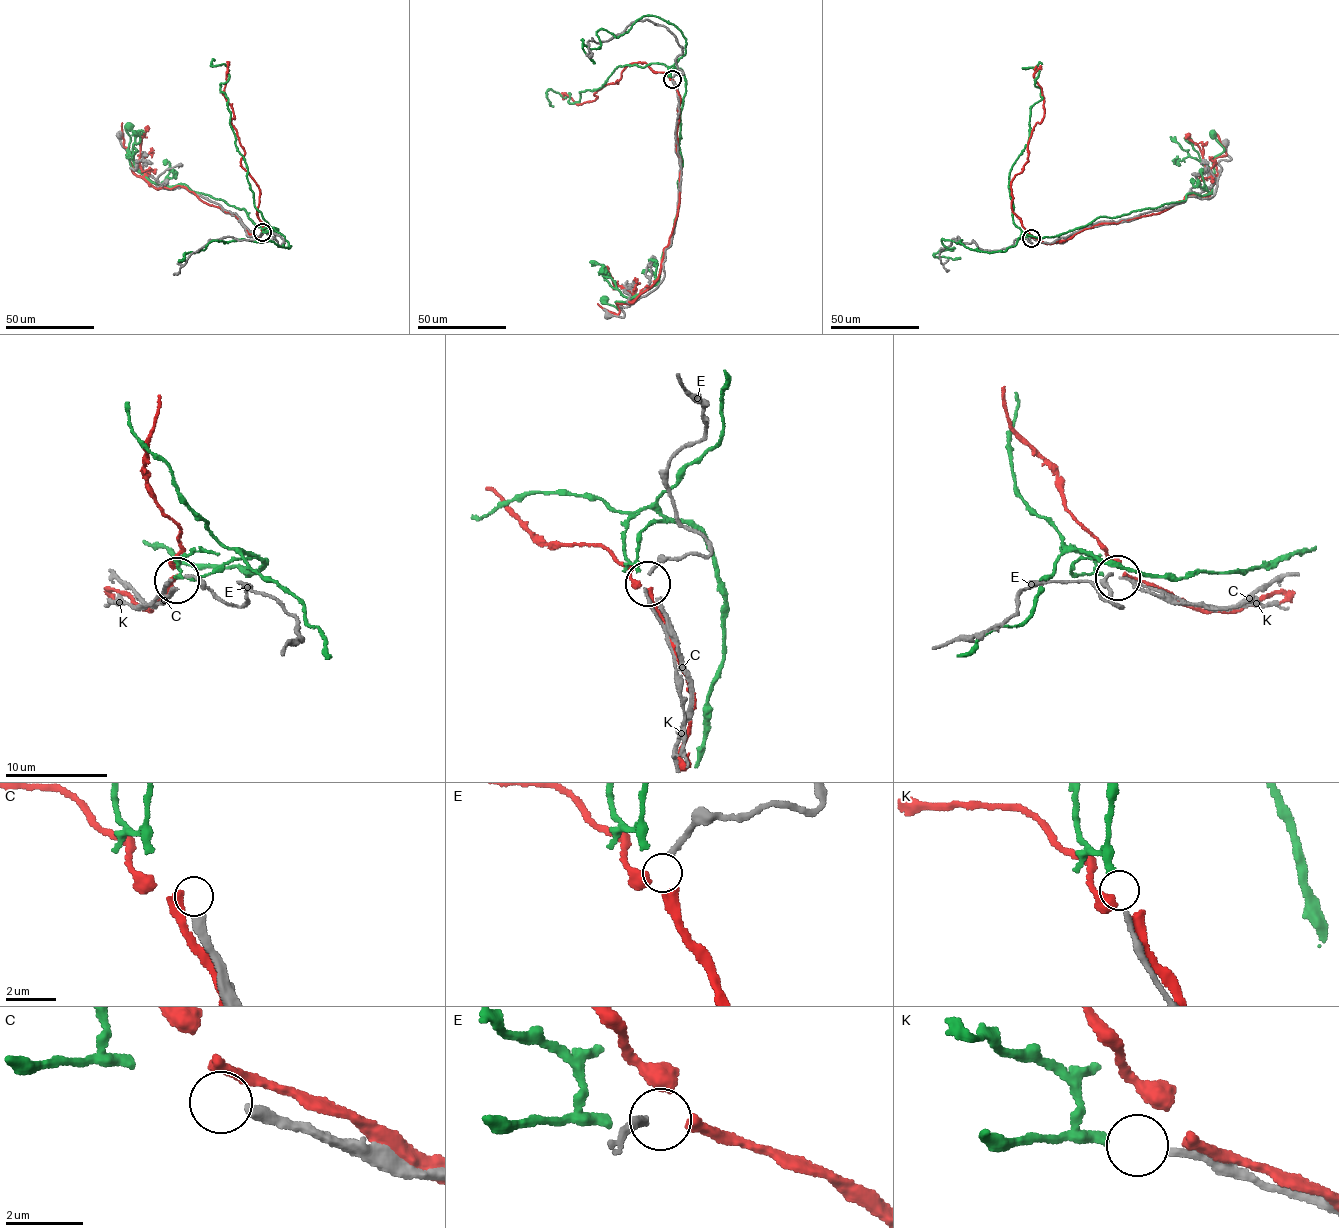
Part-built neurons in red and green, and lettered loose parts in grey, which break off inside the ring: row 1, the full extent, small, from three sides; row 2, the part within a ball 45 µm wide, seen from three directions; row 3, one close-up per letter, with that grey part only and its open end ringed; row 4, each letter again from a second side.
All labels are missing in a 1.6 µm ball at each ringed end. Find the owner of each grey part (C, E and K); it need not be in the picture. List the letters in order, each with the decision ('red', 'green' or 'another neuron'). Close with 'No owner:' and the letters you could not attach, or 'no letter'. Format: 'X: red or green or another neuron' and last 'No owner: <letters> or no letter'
C: another neuron
E: red
K: green
No owner: C

